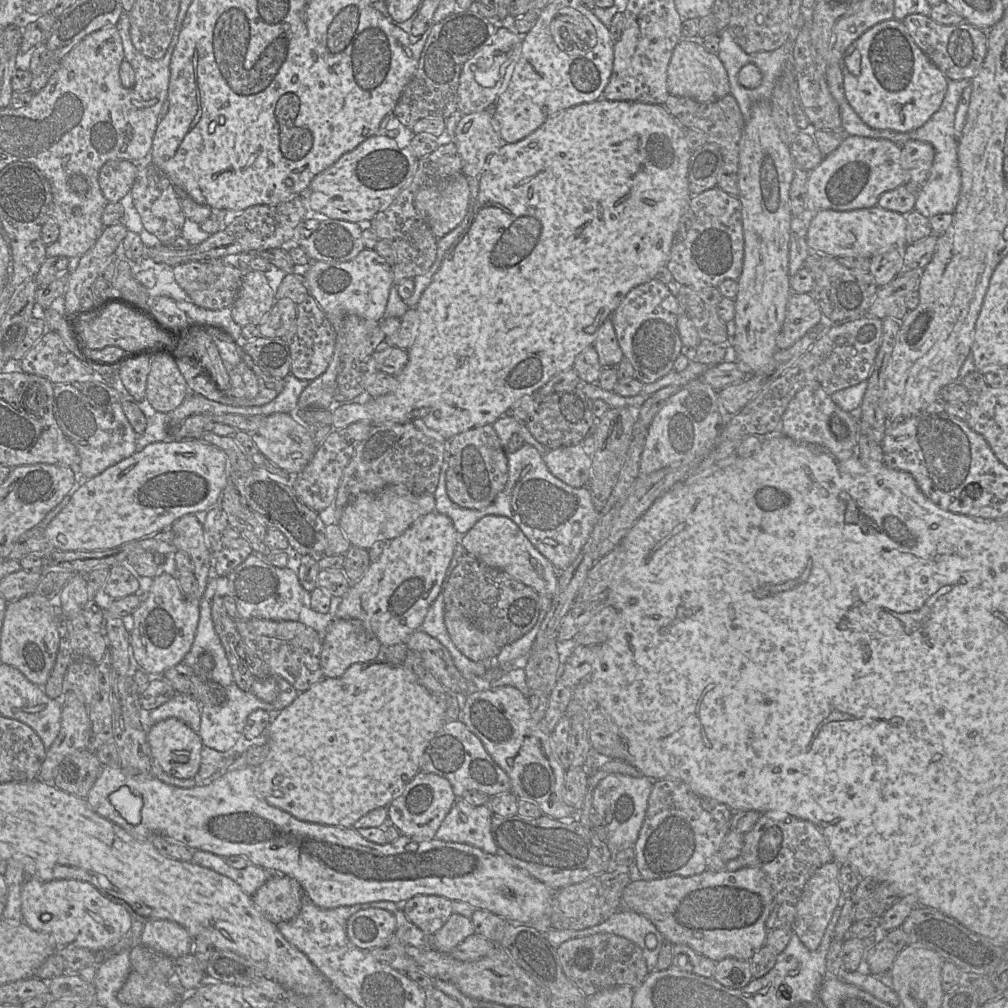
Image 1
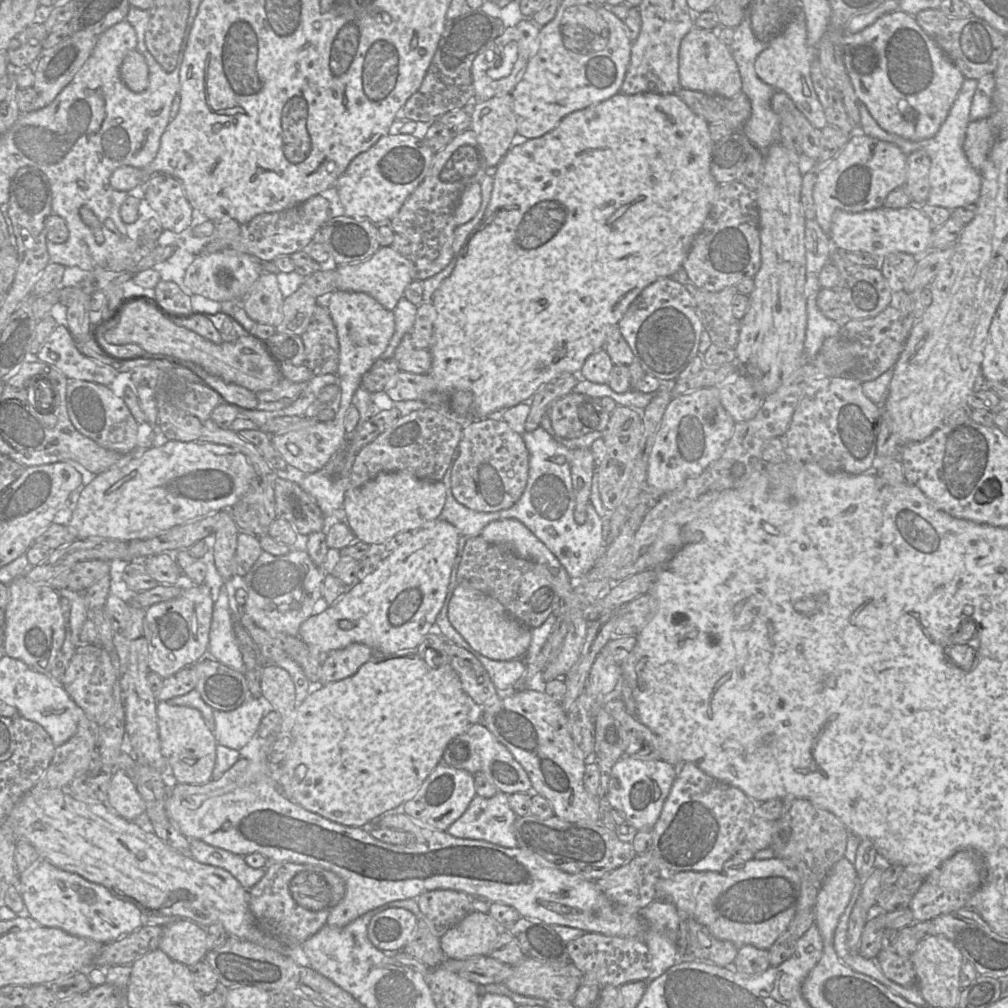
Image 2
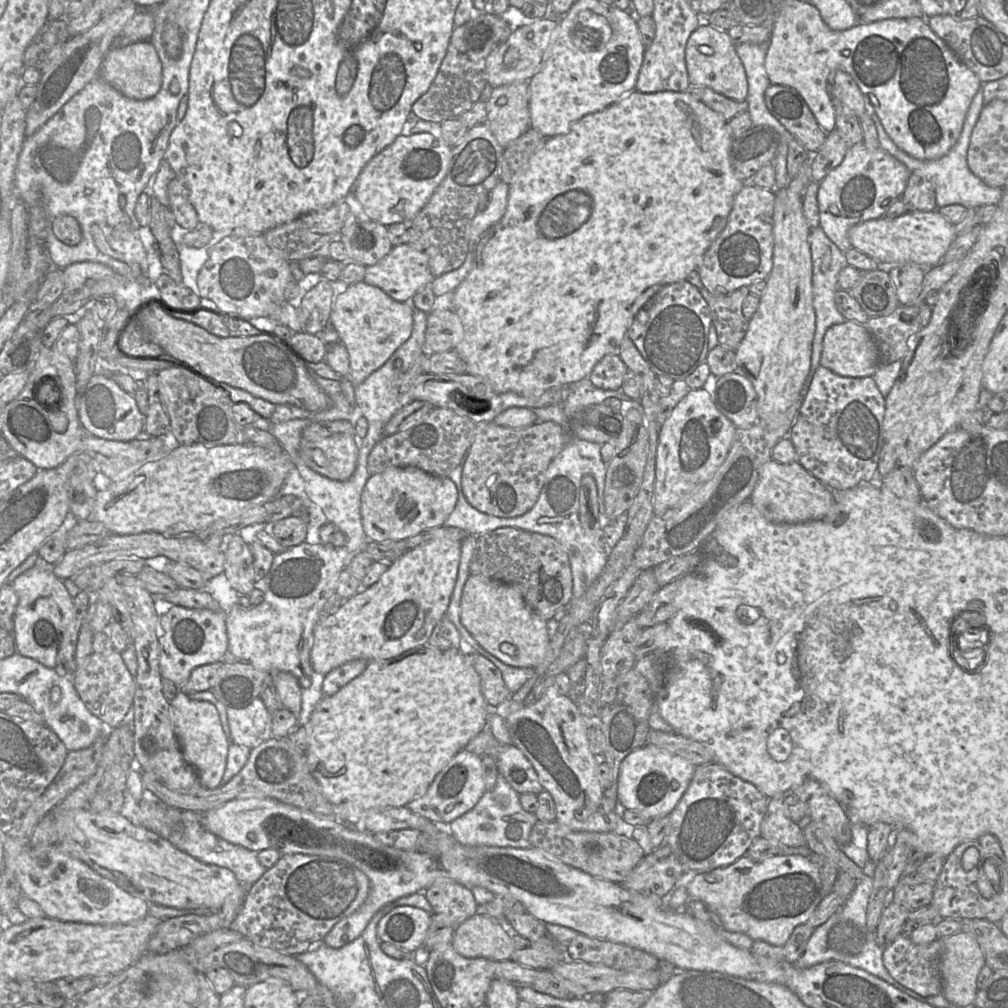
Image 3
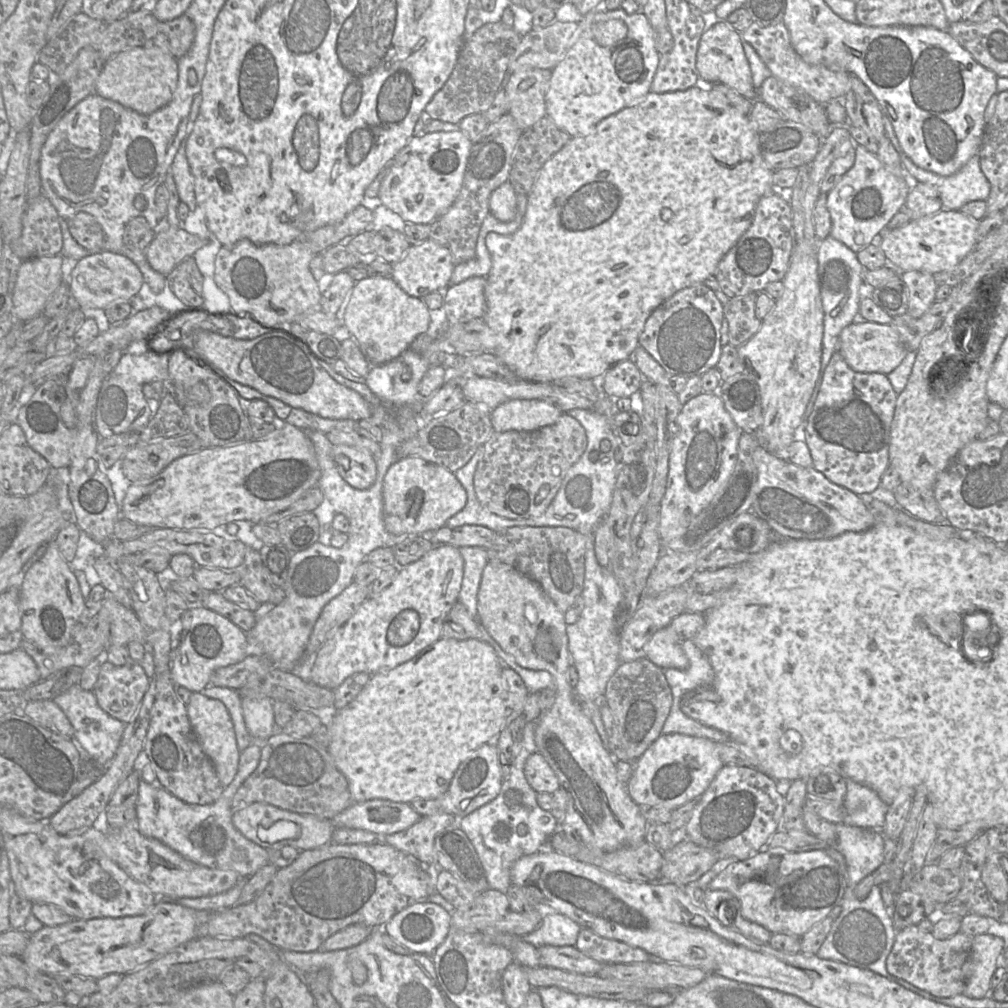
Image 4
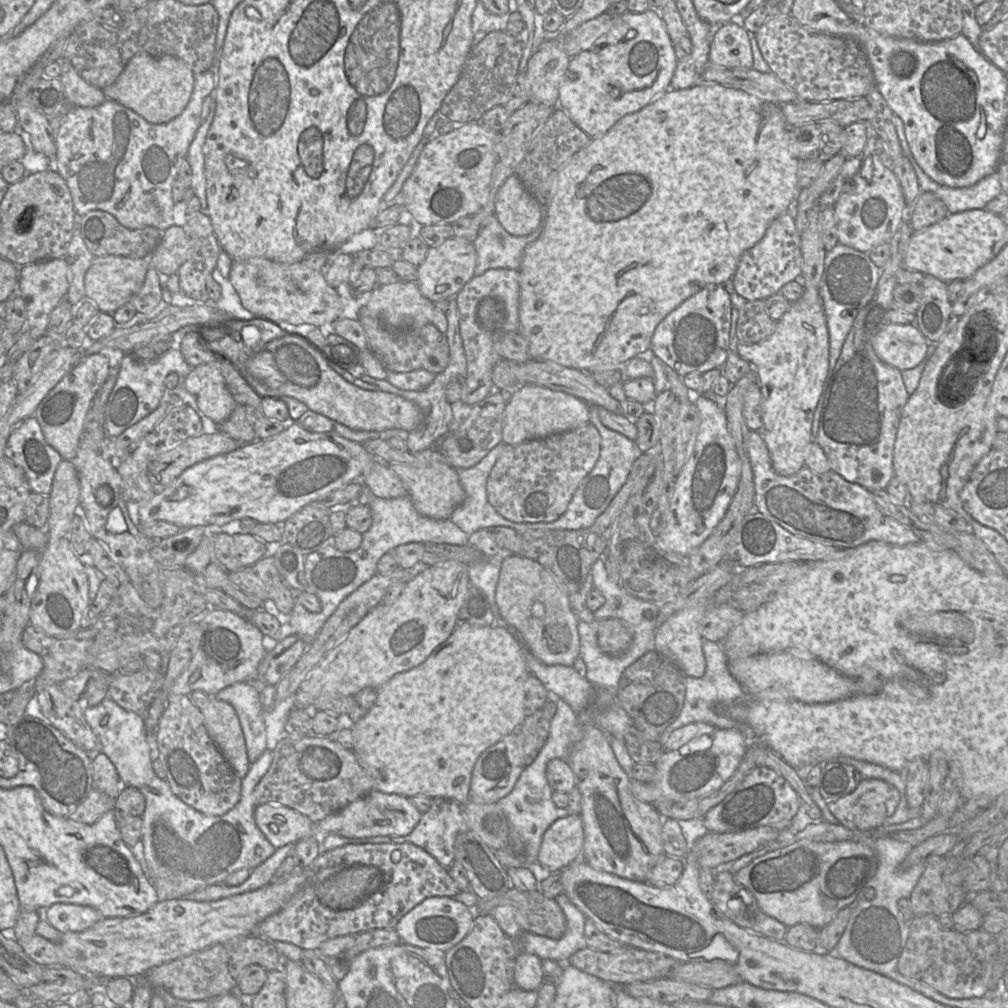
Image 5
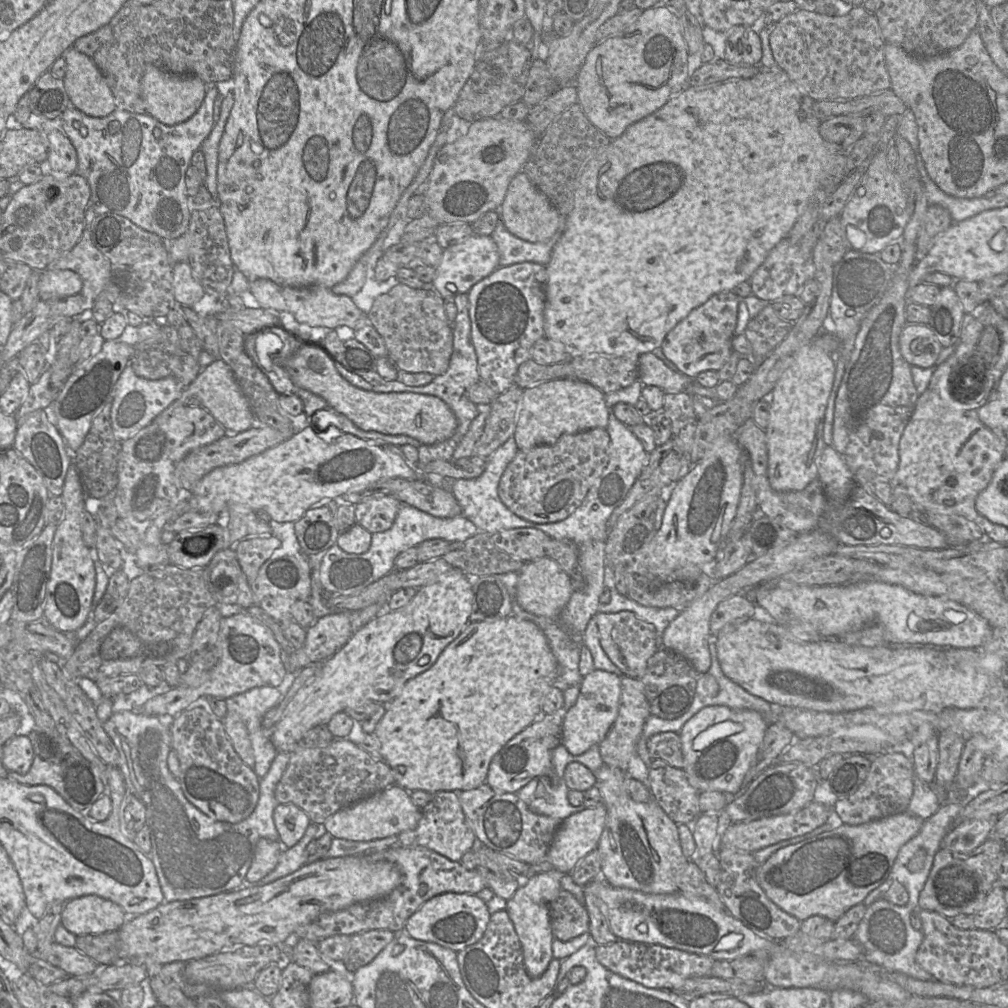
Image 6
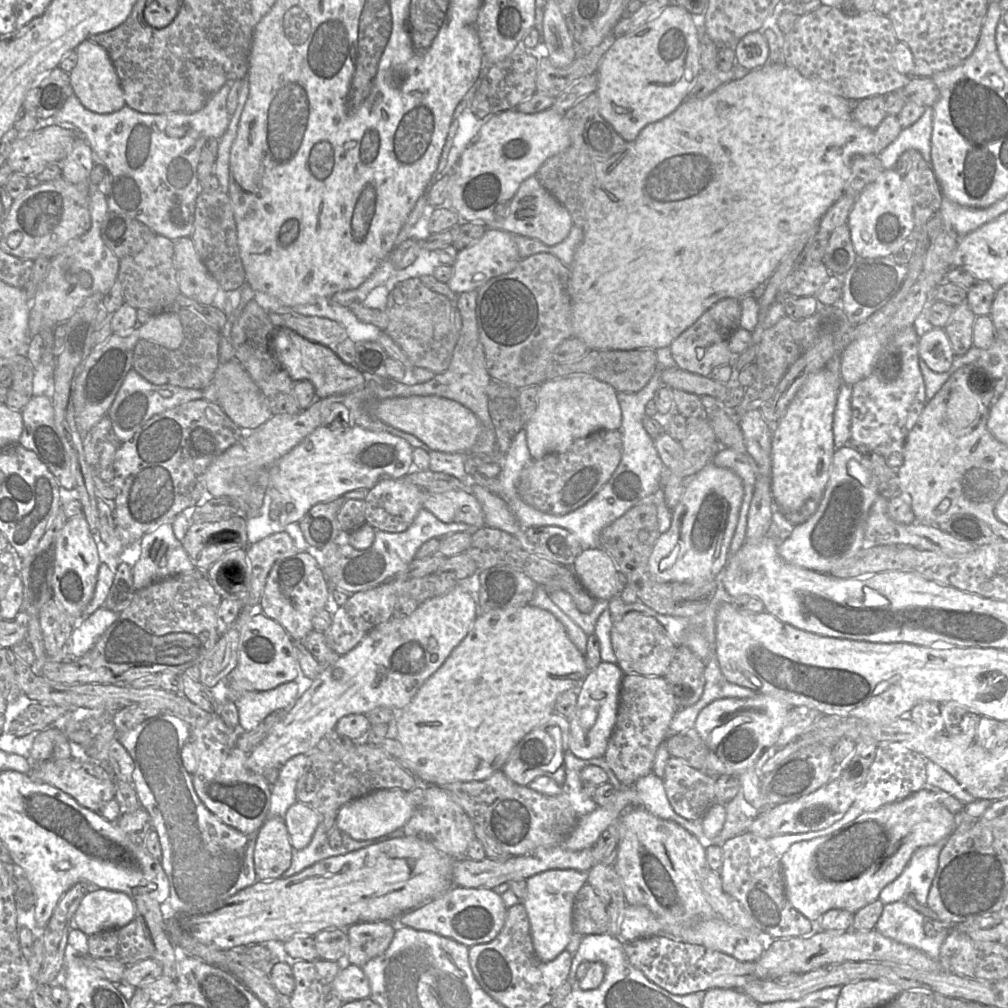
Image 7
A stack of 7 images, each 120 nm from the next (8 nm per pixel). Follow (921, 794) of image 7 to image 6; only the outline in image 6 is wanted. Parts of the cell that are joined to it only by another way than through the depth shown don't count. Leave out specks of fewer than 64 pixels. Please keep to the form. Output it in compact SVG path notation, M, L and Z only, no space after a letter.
M904 811L859 825L843 823L833 830L777 850L759 865L757 882L772 902L798 920L823 916L835 922L886 881L900 848L919 833L923 822L924 819Z

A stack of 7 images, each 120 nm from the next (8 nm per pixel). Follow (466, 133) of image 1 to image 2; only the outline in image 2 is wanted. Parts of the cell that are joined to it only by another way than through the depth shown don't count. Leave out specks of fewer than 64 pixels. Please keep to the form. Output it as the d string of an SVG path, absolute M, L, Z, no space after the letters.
M511 93L475 102L470 106L470 115L470 129L475 133L489 171L492 171L518 140L517 122Z

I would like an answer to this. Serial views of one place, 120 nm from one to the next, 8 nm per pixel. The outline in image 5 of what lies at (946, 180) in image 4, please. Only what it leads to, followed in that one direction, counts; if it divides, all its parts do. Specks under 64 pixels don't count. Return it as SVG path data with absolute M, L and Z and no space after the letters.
M894 114L890 117L890 120L896 129L903 153L916 173L920 191L932 192L939 197L944 202L948 214L972 209L983 209L989 201L1002 193L1002 188L996 173L982 178L974 185L962 188L948 187L935 182L924 173L913 157L901 118Z

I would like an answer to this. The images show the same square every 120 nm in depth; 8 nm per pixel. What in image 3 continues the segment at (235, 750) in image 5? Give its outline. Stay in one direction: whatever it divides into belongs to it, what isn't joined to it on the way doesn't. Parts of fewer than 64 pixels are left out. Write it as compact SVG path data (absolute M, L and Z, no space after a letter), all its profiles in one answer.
M180 691L170 701L169 717L183 757L196 770L200 784L206 788L218 787L222 783L228 747L232 741L228 740L223 731L215 705L208 701L191 699L188 693Z

